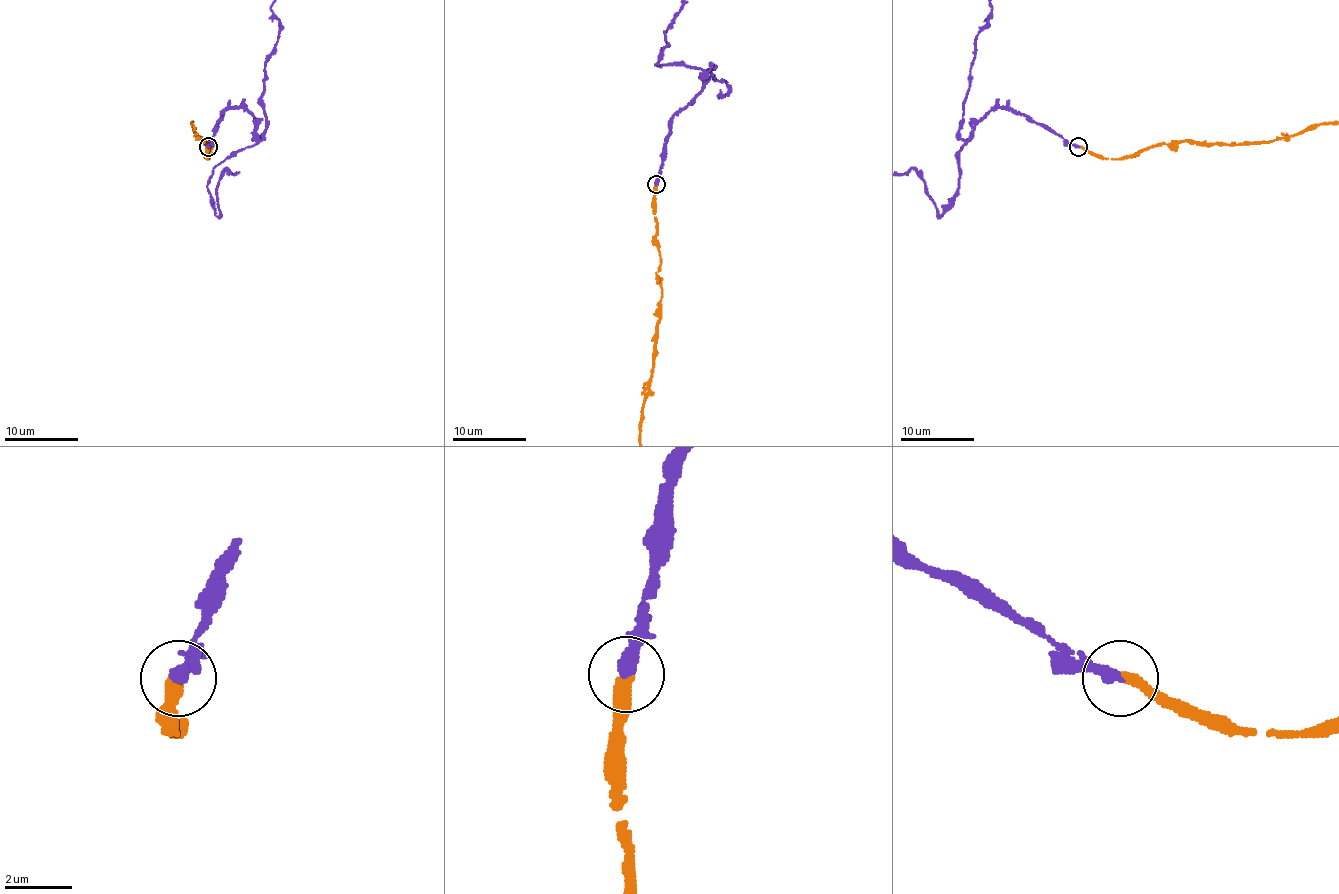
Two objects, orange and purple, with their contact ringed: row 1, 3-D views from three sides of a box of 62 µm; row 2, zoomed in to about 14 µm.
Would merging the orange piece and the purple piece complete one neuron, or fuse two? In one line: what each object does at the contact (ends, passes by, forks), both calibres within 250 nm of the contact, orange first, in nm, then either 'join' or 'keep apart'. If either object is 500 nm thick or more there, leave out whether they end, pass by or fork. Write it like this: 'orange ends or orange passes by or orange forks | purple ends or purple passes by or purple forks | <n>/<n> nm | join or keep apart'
orange ends | purple ends | 360/400 nm | join

